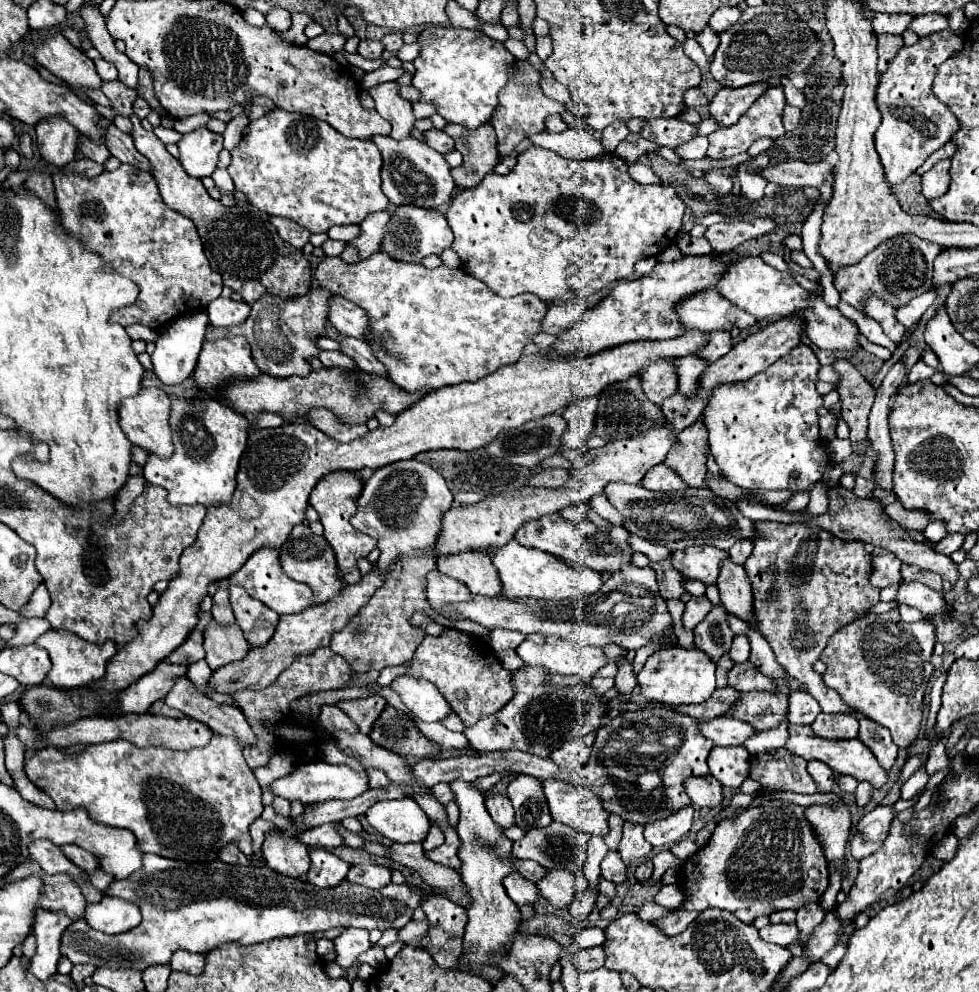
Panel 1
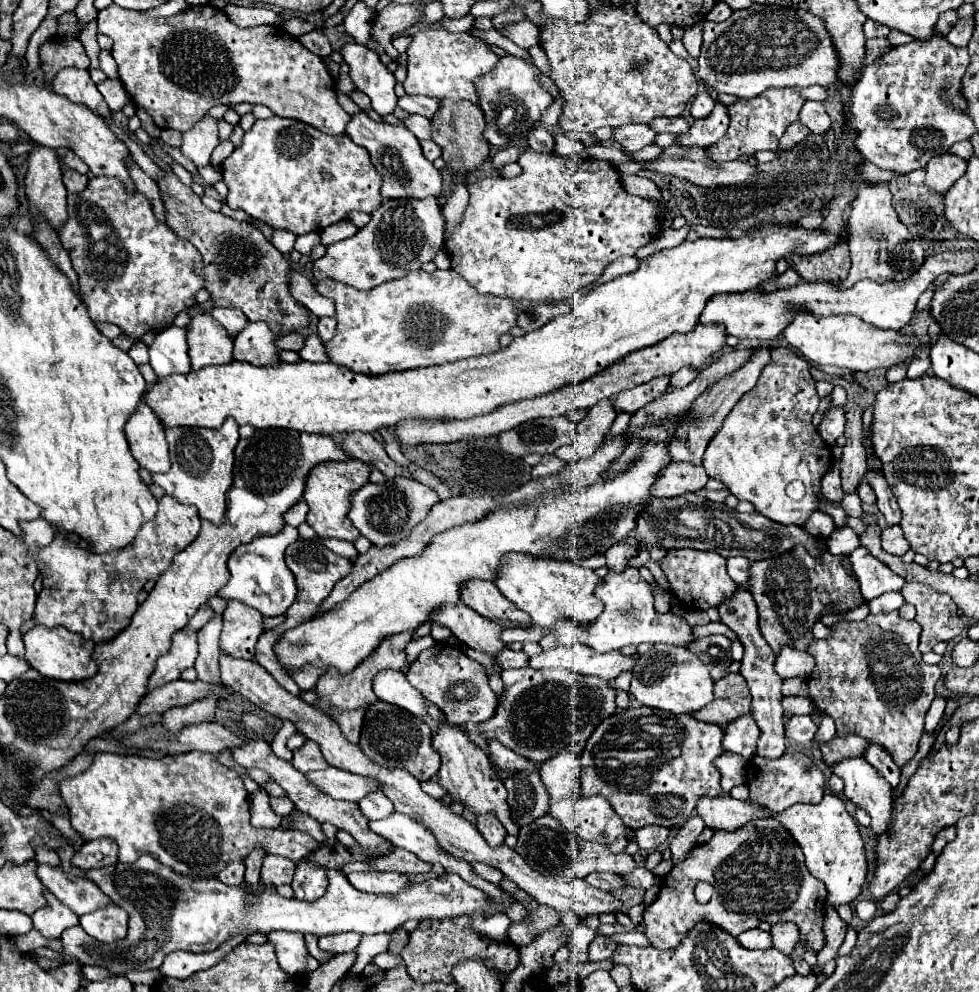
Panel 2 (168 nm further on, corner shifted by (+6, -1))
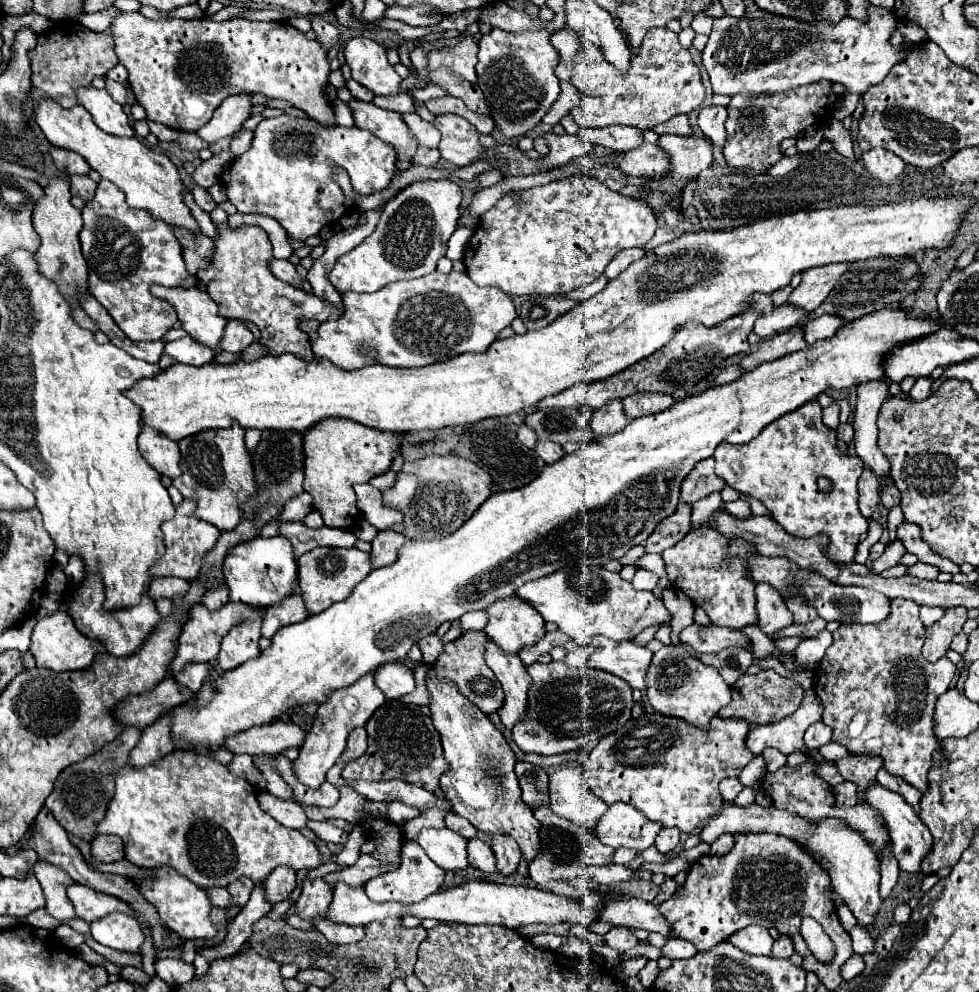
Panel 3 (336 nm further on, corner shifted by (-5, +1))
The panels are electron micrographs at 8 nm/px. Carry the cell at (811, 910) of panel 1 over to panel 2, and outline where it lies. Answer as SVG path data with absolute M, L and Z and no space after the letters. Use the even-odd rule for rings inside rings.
M799 943L797 945L797 949L795 949L795 953L793 953L793 965L795 965L795 971L799 973L799 975L809 975L811 973L811 967L801 959L801 953L803 953L803 943Z

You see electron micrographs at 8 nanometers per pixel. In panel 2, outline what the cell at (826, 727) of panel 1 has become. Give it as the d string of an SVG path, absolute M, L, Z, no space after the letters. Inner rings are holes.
M857 735L853 737L835 737L833 741L821 745L821 753L823 753L823 761L827 767L833 767L837 765L839 761L843 759L851 759L851 757L863 757L867 751L867 741L865 739L859 739Z

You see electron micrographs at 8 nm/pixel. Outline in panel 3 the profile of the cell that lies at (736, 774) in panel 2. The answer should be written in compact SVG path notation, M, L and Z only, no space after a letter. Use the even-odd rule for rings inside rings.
M730 777L730 779L720 781L720 793L726 801L732 801L740 791L742 791L742 783L738 777Z

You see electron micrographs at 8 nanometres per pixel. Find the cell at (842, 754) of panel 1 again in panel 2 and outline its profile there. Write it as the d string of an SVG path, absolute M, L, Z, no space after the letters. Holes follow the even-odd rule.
M863 757L845 759L839 763L839 767L833 767L833 773L845 783L843 795L855 807L861 807L869 813L873 821L871 829L877 835L887 835L893 809L891 785L877 771L873 771L873 767L867 765Z

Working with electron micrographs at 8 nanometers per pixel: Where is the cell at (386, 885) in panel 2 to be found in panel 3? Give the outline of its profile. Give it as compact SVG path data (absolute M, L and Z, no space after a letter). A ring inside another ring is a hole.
M416 843L402 845L402 863L394 873L374 877L366 883L366 893L372 901L400 901L400 903L418 903L424 897L436 893L444 881L444 871L420 849Z

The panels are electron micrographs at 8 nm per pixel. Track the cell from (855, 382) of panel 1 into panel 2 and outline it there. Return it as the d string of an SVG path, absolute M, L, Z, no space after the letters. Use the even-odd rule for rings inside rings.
M851 409L845 417L847 417L847 425L845 425L847 445L843 447L843 457L841 457L841 479L843 479L843 491L853 493L857 491L859 483L867 473L867 461L865 461L867 455L861 437L859 409Z

